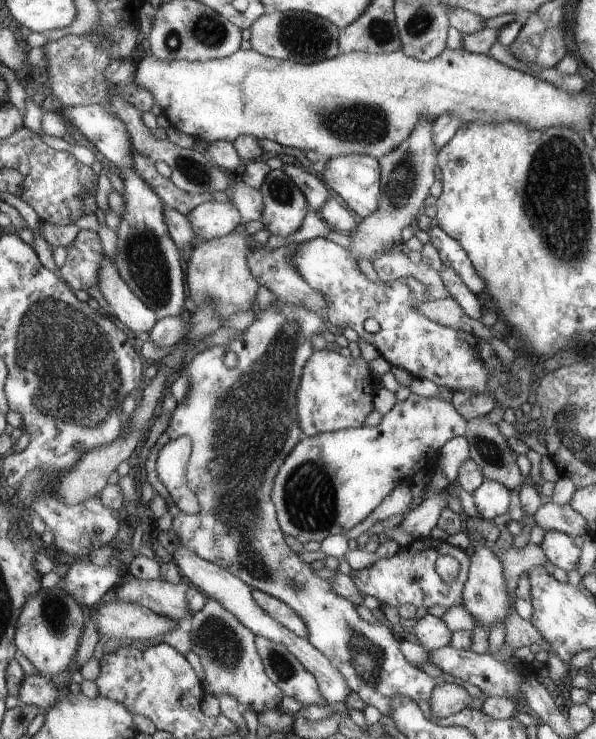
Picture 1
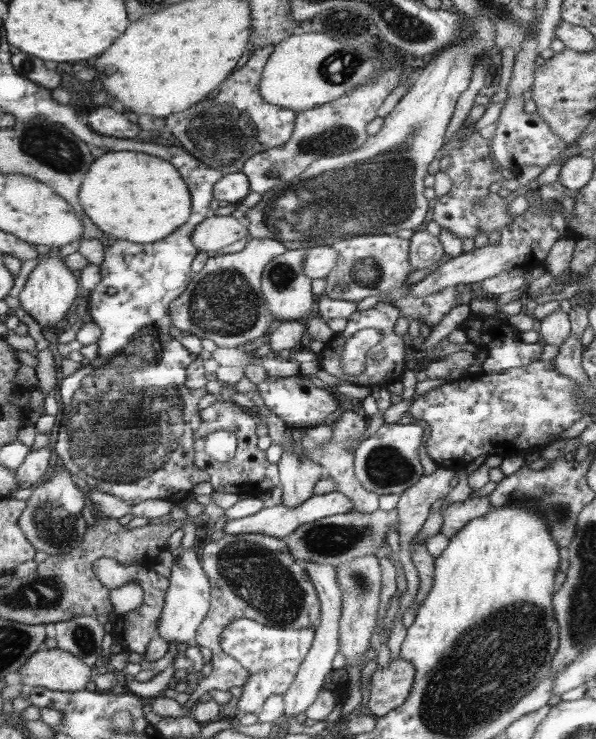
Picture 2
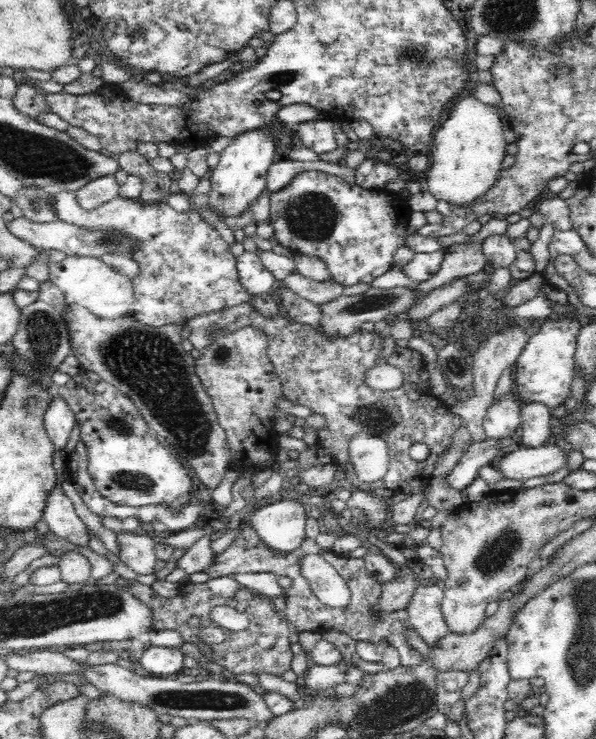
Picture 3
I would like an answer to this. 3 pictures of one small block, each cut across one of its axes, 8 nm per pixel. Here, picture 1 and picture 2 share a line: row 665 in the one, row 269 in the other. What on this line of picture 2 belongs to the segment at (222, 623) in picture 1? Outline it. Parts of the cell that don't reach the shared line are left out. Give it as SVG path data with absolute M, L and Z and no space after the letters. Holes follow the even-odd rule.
M251 237L240 252L209 256L206 265L192 277L178 300L174 299L174 304L170 304L170 316L174 316L174 326L180 328L184 334L194 334L200 339L210 338L218 347L229 349L243 348L248 341L269 333L277 321L270 315L266 300L262 296L262 274L269 262L286 250L286 246L279 240Z

